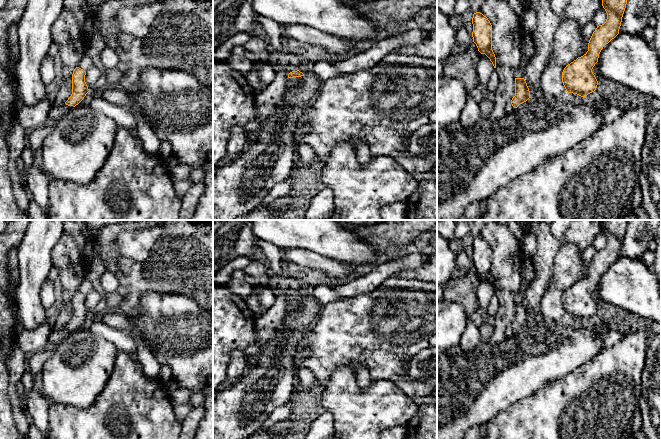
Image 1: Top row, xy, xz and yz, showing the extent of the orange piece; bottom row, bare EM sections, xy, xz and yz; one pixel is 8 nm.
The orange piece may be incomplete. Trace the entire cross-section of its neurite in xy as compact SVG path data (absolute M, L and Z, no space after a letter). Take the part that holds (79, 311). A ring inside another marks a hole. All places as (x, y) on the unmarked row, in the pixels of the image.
M76 291L72 298L72 318L64 328L56 330L54 325L51 326L51 331L48 337L48 344L54 348L66 339L71 333L78 329L90 314L85 306L86 296Z

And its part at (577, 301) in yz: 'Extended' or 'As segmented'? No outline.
As segmented

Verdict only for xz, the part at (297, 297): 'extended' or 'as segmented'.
extended

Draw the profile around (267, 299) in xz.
M253 287L250 294L253 293L258 296L263 314L275 305L276 296L272 293L271 287Z

